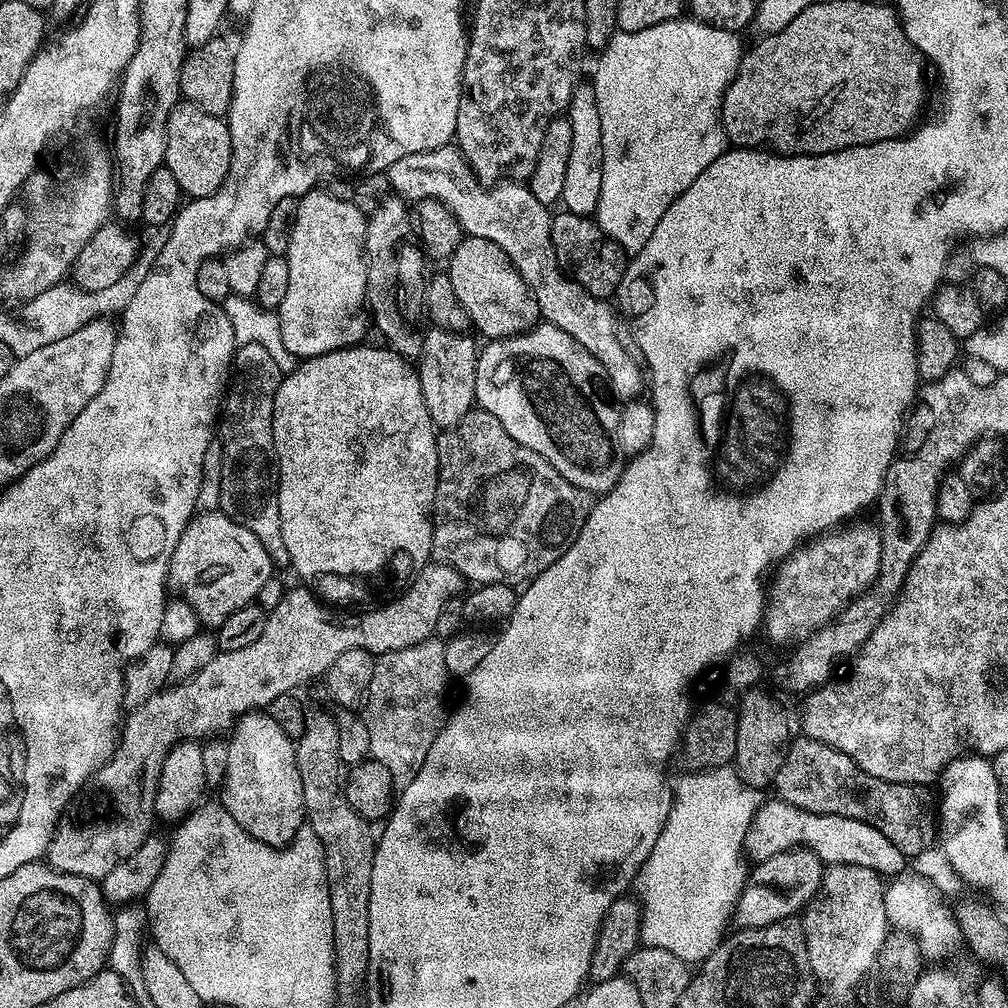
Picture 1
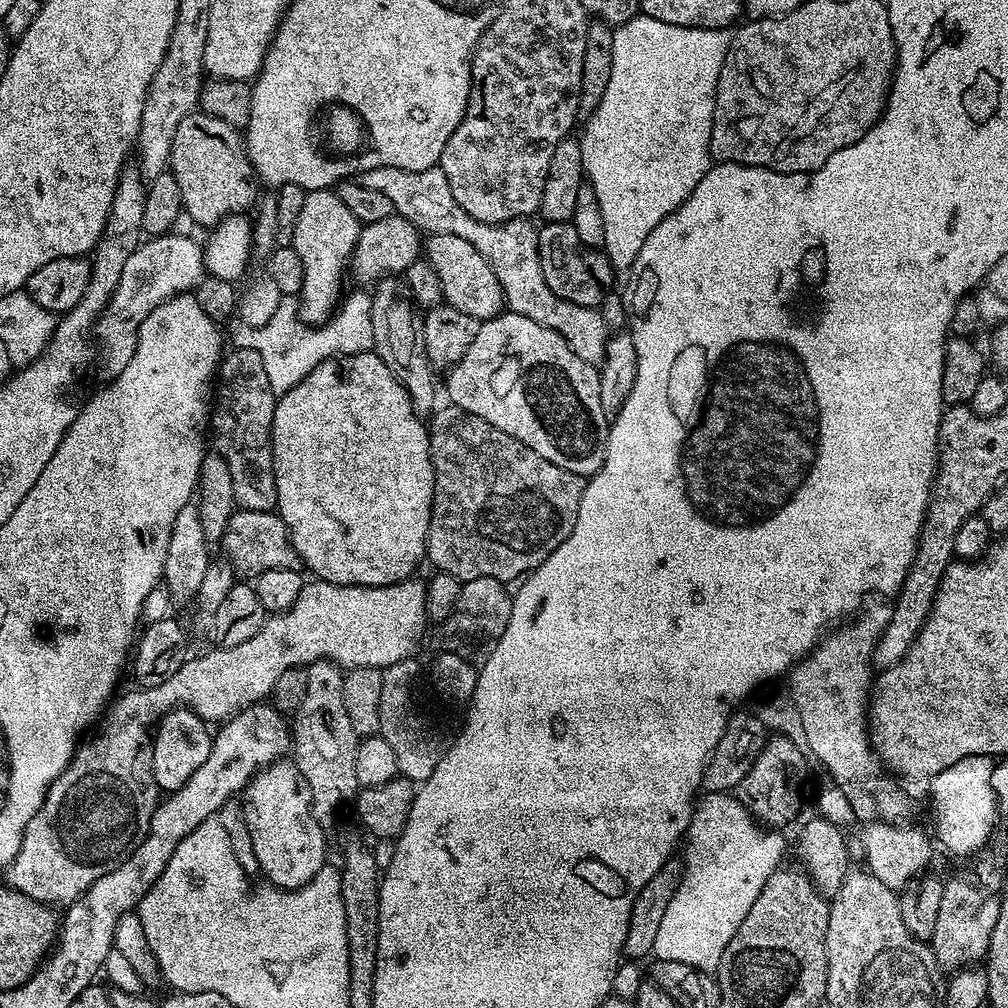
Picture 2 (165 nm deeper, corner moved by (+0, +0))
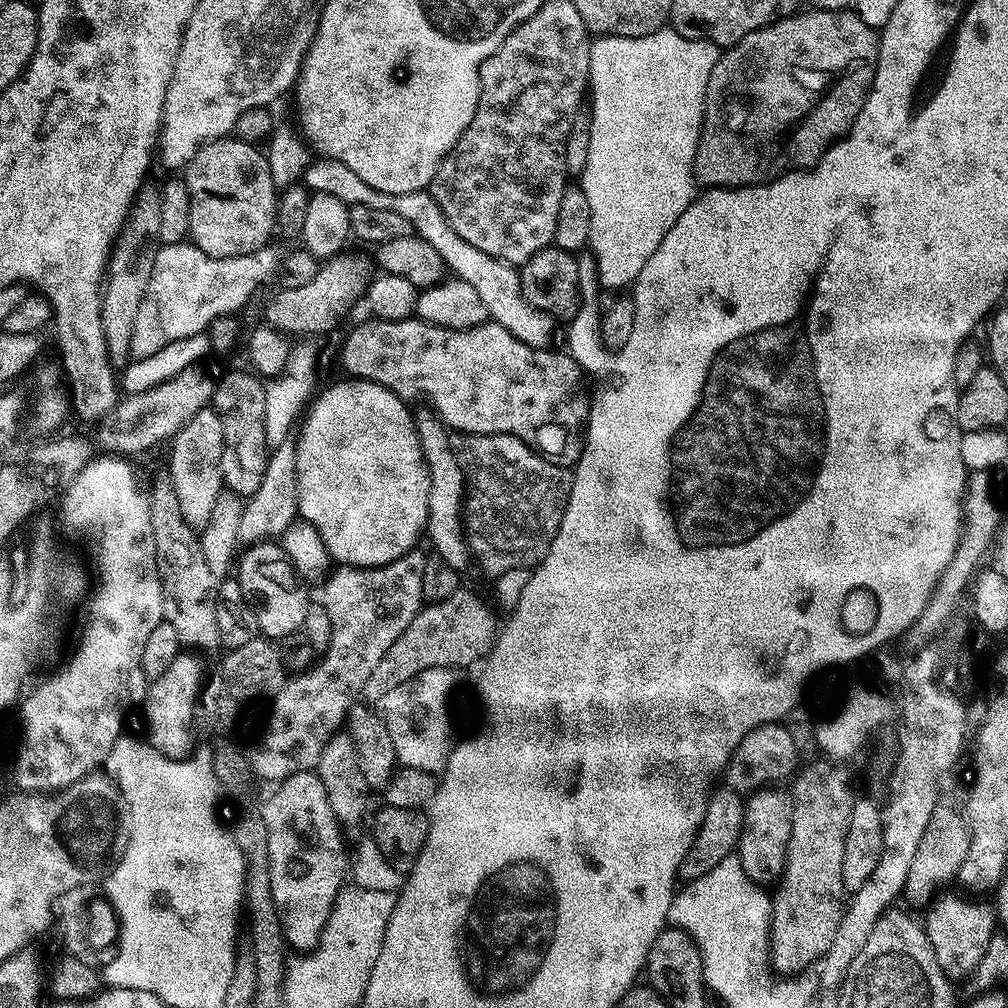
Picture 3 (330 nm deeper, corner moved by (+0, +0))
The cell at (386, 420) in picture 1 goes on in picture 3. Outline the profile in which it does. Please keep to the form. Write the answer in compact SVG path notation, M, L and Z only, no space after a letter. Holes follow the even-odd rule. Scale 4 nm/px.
M343 379L321 396L319 393L303 413L300 436L295 437L296 506L299 519L310 522L322 534L322 542L337 565L377 568L402 558L420 544L428 523L430 478L413 413L404 405L407 403L375 380Z

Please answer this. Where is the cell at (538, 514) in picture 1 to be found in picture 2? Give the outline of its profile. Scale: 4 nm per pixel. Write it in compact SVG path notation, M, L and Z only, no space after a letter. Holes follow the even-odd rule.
M455 406L447 407L437 407L428 424L434 494L428 527L427 563L432 563L435 571L449 572L462 582L479 576L505 582L519 581L570 538L574 522L578 522L585 477L562 470L562 466L554 466L554 462L542 458L542 454L534 454L530 446L518 442L518 438L498 430L498 426L490 426L486 418L478 418Z

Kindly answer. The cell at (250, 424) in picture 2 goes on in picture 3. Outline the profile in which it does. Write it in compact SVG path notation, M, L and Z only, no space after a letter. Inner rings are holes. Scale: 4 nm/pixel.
M255 371L228 372L219 377L216 393L212 395L211 407L222 418L224 449L222 450L222 474L227 491L247 498L258 490L262 474L266 474L266 462L270 441L266 434L265 381Z

